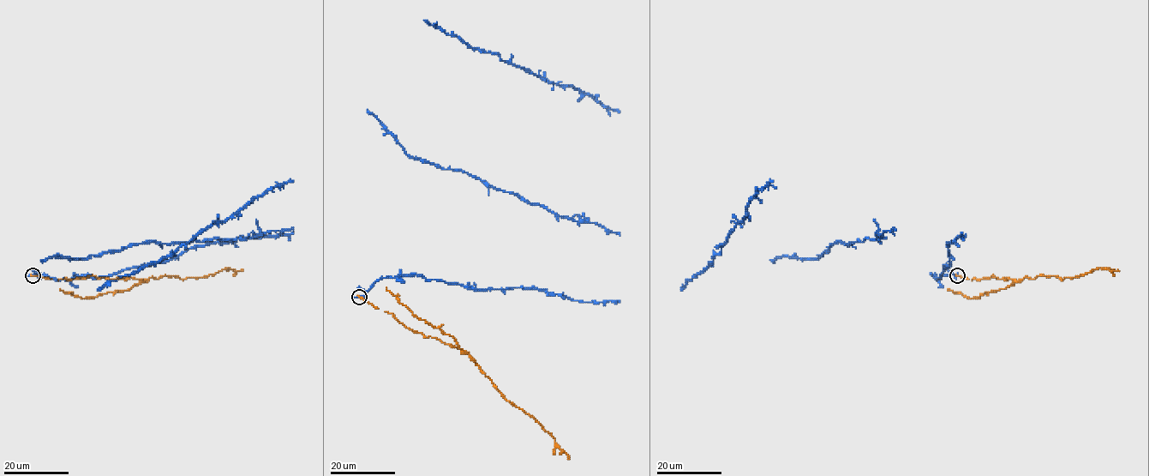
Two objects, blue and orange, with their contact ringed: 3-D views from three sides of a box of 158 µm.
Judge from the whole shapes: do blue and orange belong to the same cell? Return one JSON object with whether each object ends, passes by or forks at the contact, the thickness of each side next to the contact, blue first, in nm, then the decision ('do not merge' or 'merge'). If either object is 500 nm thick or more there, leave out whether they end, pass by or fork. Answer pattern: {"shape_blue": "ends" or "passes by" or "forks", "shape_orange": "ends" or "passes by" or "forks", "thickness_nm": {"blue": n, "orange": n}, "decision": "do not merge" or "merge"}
{"shape_blue": "forks", "shape_orange": "ends", "thickness_nm": {"blue": 320, "orange": 200}, "decision": "do not merge"}

